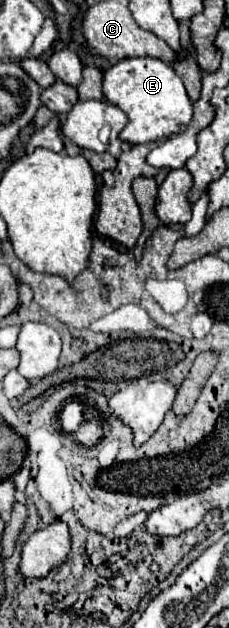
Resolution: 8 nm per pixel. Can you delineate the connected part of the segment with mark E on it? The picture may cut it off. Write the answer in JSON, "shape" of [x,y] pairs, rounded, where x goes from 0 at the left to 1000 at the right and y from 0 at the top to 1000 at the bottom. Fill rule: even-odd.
{"shape":[[[590,91],[502,100],[450,119],[450,151],[476,164],[555,180],[555,199],[520,212],[520,221],[572,231],[659,228],[755,212],[790,212],[843,186],[843,167],[808,148],[799,129],[764,119],[747,104],[668,91]]]}

